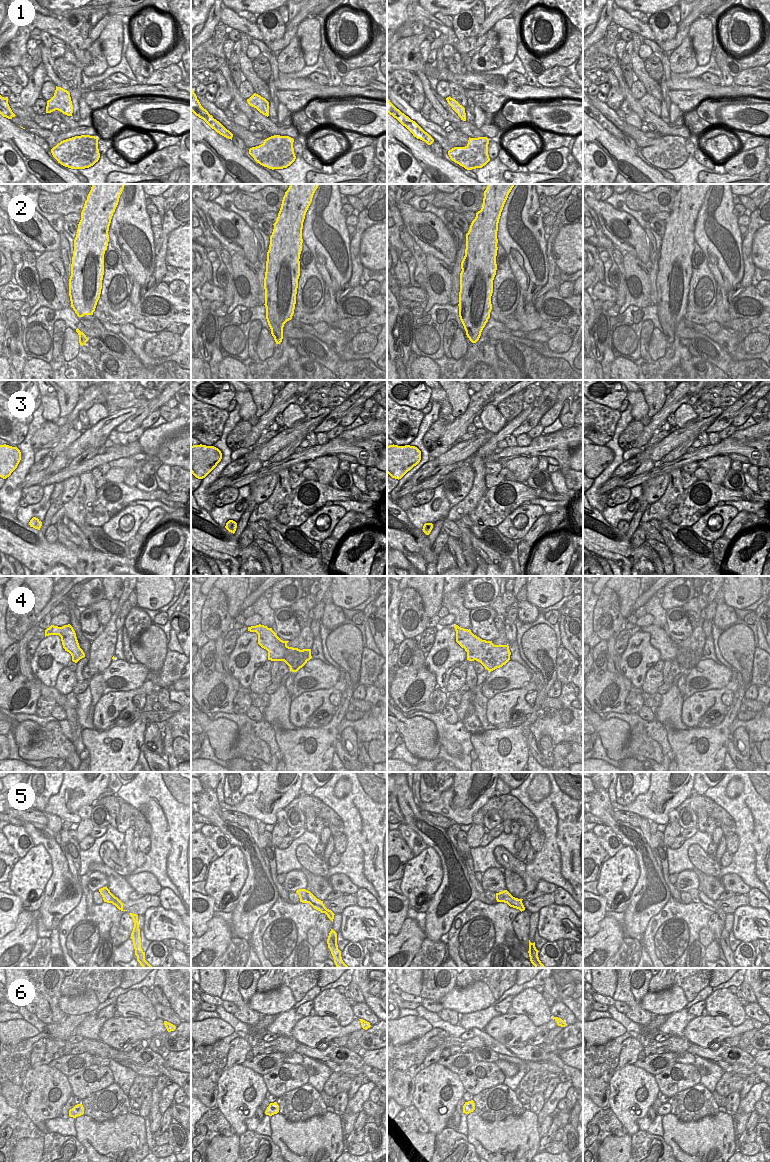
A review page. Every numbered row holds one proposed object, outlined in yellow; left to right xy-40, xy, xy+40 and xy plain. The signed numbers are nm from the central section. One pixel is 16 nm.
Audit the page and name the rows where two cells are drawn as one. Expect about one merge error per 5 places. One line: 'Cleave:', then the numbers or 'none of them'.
Cleave: 1.

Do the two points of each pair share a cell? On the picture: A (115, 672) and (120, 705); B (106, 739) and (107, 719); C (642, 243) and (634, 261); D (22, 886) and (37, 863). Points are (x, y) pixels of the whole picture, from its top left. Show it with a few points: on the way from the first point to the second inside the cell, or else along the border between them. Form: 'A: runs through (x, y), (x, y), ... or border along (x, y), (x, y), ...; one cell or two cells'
A: border along (141, 685), (128, 690), (109, 691), (103, 695); two cells
B: border along (95, 728), (107, 729); two cells
C: border along (624, 253), (633, 253), (650, 268); two cells
D: runs through (27, 880), (35, 872), (35, 869); one cell

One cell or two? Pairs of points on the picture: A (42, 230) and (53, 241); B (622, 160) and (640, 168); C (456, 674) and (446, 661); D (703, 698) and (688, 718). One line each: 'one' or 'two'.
A: one
B: one
C: two
D: one

